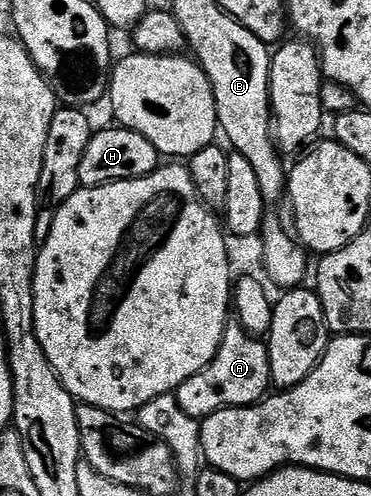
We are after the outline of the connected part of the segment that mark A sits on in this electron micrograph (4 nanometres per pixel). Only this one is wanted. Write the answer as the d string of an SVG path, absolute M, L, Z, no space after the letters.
M232 321L224 328L220 348L211 362L186 380L174 394L182 413L202 421L227 407L252 407L269 394L272 386L267 342L263 338L255 339L242 324Z

